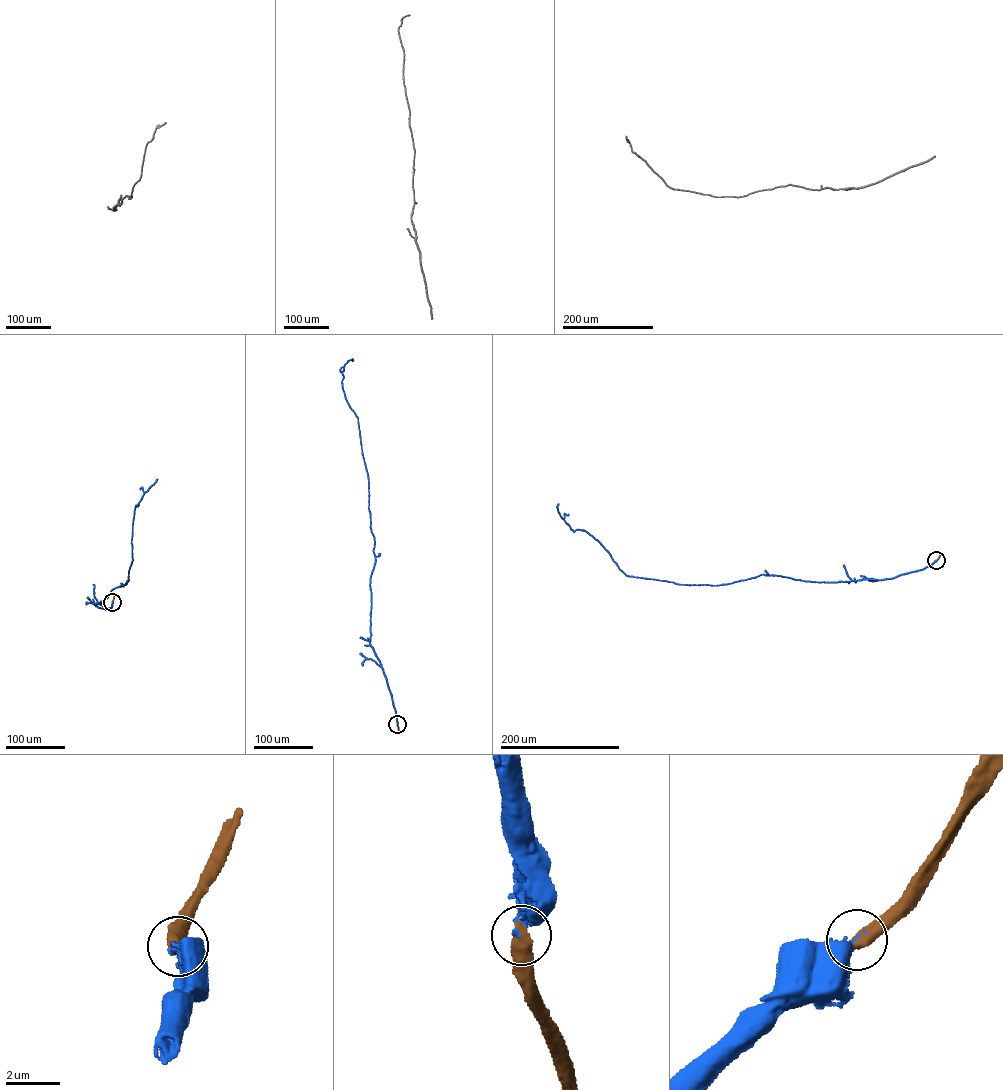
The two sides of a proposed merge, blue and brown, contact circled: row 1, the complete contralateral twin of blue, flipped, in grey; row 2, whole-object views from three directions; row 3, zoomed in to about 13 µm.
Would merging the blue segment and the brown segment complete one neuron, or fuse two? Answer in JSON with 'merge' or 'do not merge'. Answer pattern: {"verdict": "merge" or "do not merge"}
{"verdict": "do not merge"}

